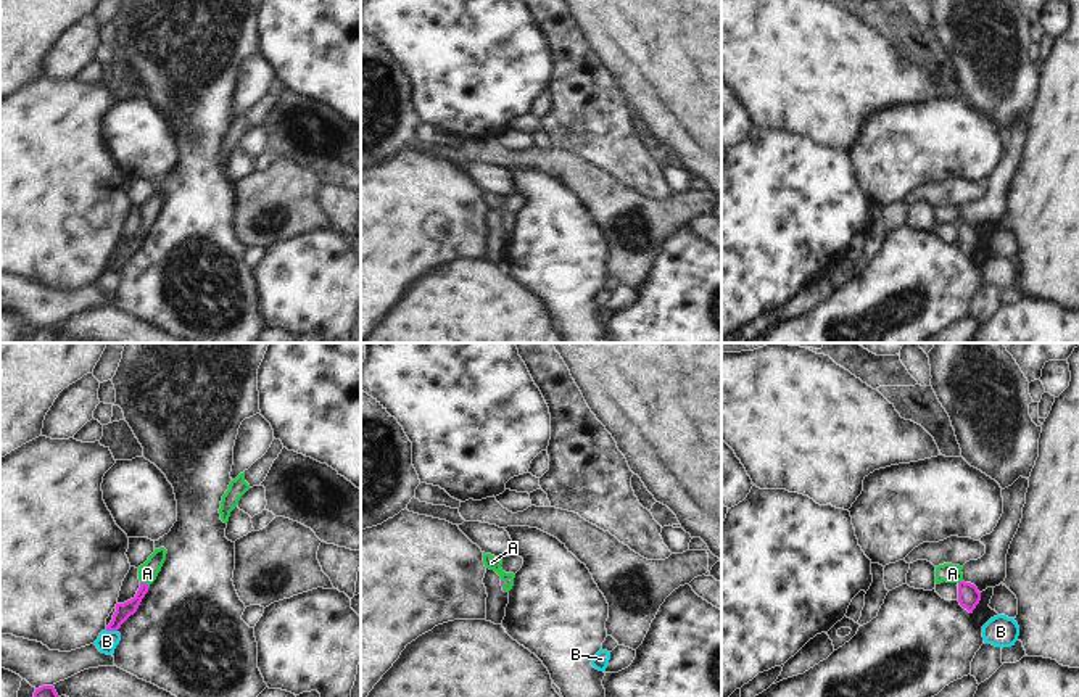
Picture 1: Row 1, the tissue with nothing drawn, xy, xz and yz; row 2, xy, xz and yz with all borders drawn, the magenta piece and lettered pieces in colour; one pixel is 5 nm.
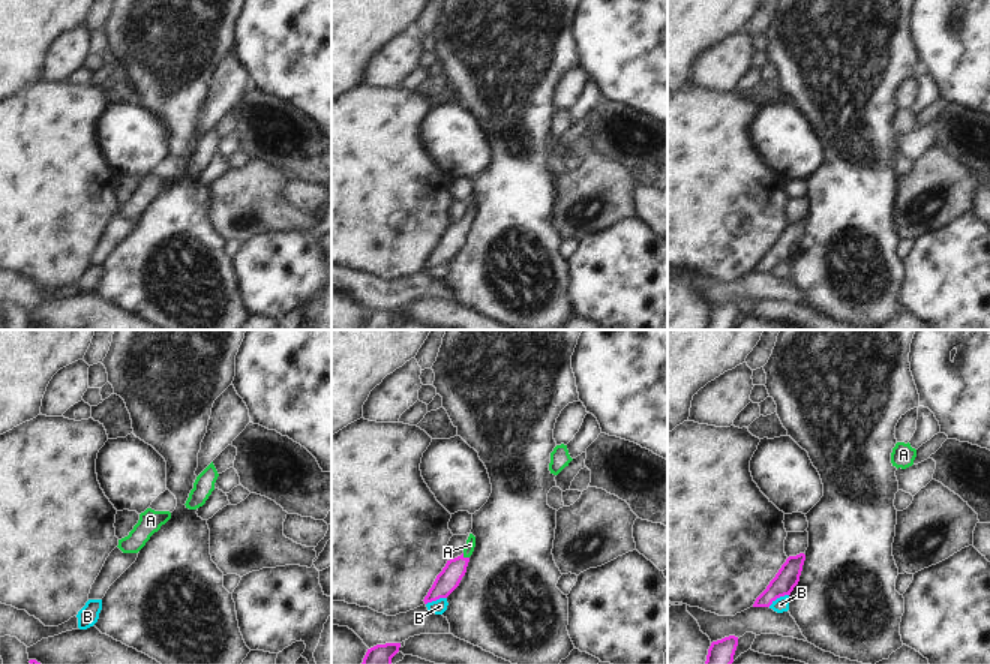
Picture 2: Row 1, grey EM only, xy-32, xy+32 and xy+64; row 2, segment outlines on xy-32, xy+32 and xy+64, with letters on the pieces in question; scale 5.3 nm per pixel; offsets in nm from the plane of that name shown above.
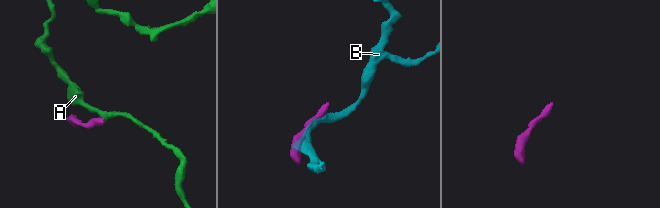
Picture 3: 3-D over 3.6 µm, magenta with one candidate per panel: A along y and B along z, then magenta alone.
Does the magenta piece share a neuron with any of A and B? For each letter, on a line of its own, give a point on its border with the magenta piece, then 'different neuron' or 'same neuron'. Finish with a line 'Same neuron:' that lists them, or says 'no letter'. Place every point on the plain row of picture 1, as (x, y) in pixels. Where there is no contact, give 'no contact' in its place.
A: contact xy (145, 222); same neuron
B: contact xy (111, 269); different neuron
Same neuron: A

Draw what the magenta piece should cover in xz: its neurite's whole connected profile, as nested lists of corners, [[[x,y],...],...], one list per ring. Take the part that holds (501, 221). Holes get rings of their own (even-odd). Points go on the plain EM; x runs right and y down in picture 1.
[[[483,192],[483,203],[486,208],[494,209],[501,216],[501,225],[506,232],[509,232],[514,225],[514,212],[506,212],[501,204],[502,204],[502,196],[494,196],[491,193]]]

